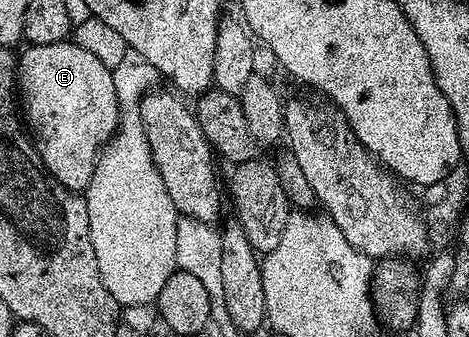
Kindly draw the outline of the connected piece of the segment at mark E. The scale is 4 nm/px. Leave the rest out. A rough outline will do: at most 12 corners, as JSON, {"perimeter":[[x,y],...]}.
{"perimeter":[[71,39],[18,56],[44,168],[83,193],[120,125],[112,69]]}

